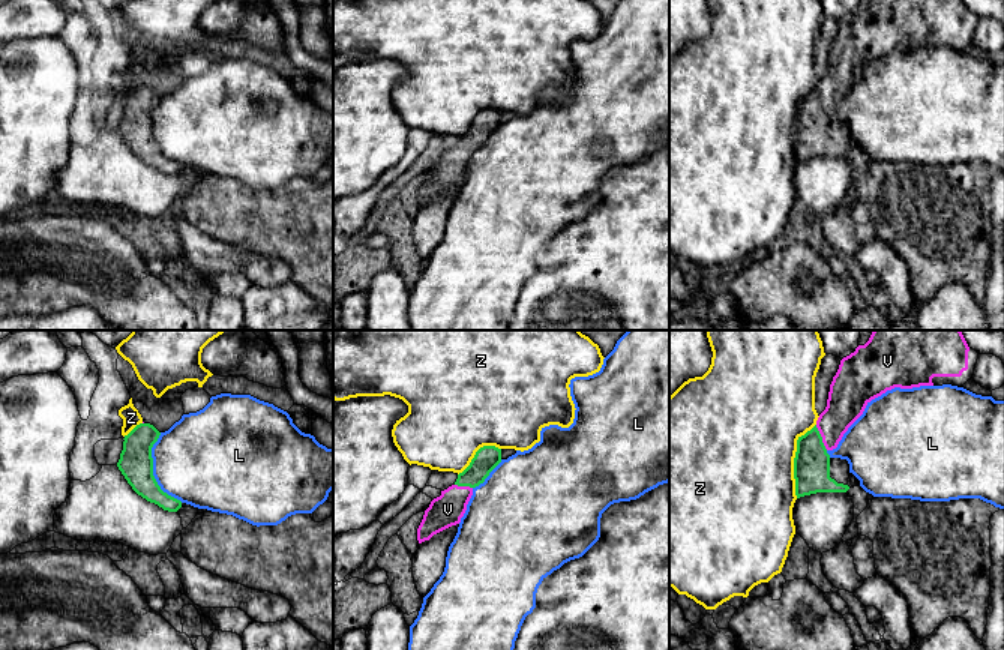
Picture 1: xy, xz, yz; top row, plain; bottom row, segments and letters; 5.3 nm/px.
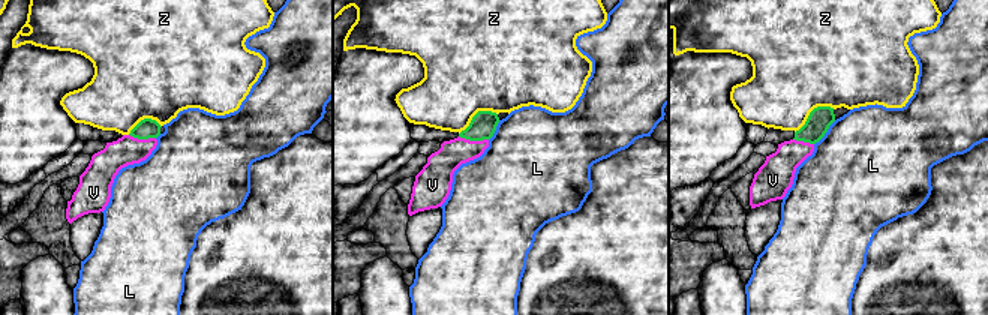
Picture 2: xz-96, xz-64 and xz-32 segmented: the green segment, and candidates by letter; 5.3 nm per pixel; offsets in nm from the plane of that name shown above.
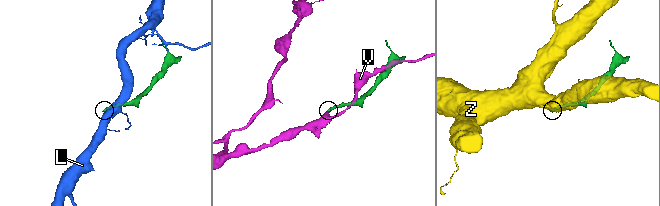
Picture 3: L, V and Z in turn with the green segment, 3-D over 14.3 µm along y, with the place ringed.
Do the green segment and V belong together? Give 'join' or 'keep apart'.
join

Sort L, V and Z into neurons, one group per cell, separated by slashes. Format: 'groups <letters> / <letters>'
groups L / V / Z

